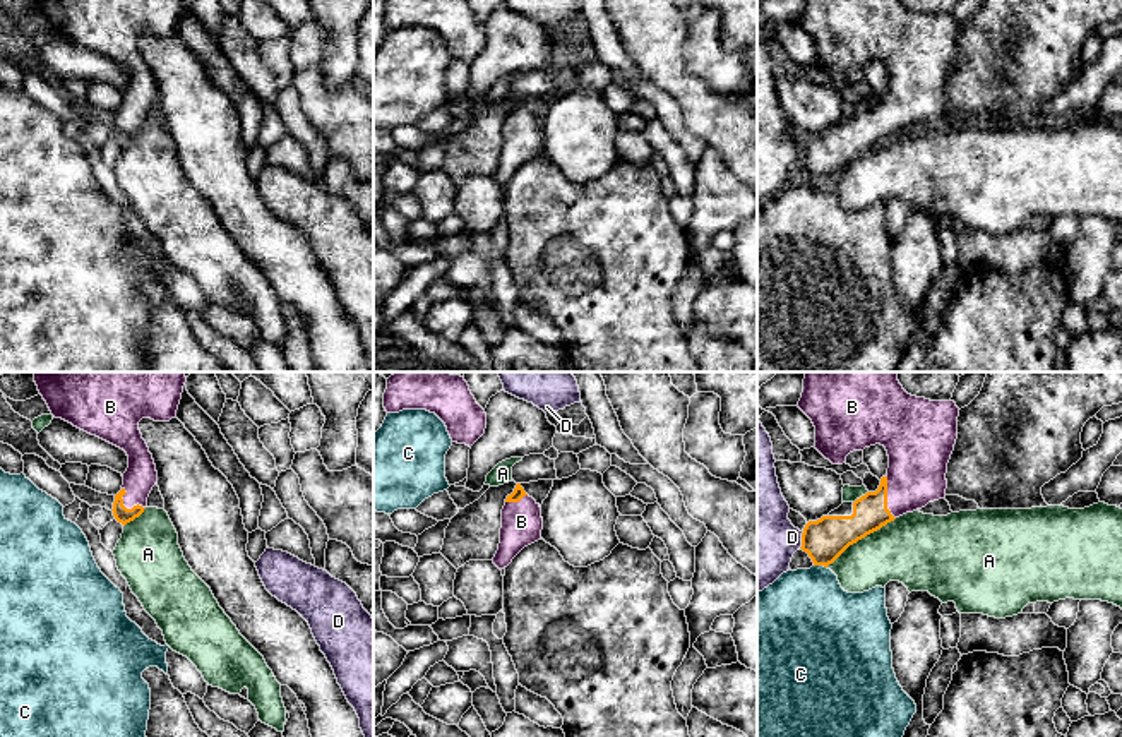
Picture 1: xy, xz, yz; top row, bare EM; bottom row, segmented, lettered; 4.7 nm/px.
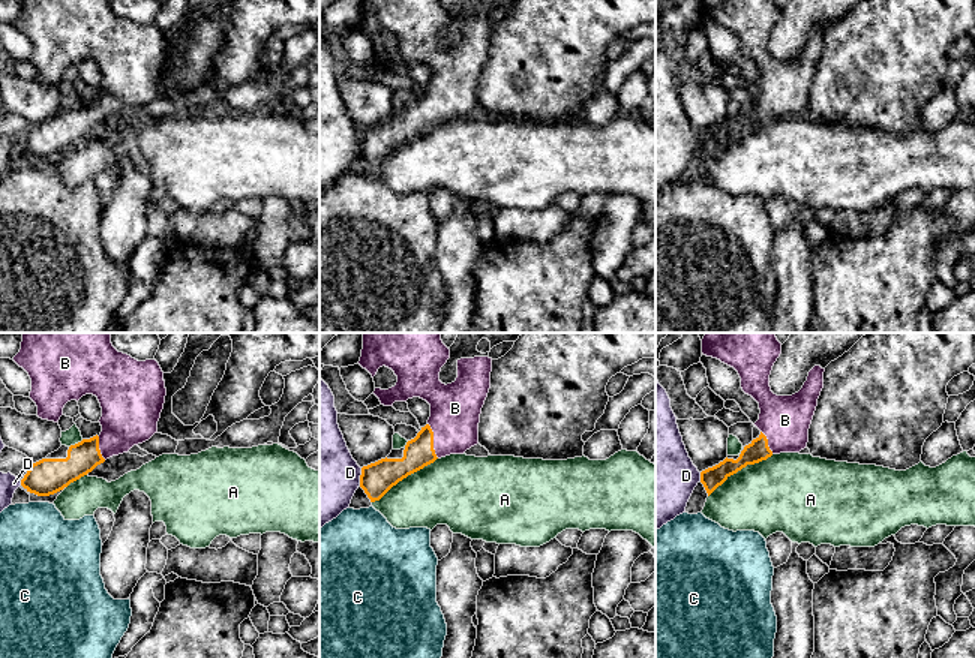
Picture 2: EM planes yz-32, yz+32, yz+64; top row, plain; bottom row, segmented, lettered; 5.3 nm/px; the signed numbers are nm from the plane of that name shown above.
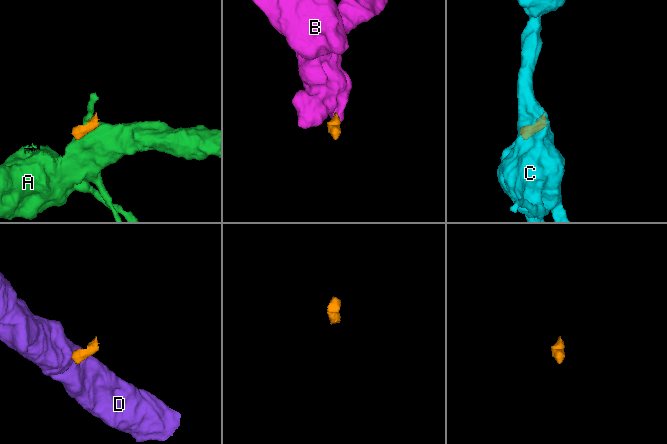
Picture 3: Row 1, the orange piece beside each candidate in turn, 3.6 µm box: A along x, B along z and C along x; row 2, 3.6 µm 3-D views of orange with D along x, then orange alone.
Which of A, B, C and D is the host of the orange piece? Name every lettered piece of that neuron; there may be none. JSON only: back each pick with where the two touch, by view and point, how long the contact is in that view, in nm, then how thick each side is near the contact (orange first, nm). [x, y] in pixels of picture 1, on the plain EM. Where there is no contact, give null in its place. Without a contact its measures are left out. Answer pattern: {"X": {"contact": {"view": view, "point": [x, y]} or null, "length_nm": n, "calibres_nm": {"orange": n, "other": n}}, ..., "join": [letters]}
{"B": {"contact": {"view": "yz", "point": [886, 113]}, "length_nm": 220, "calibres_nm": {"orange": 170, "other": 280}}, "join": ["B"]}

